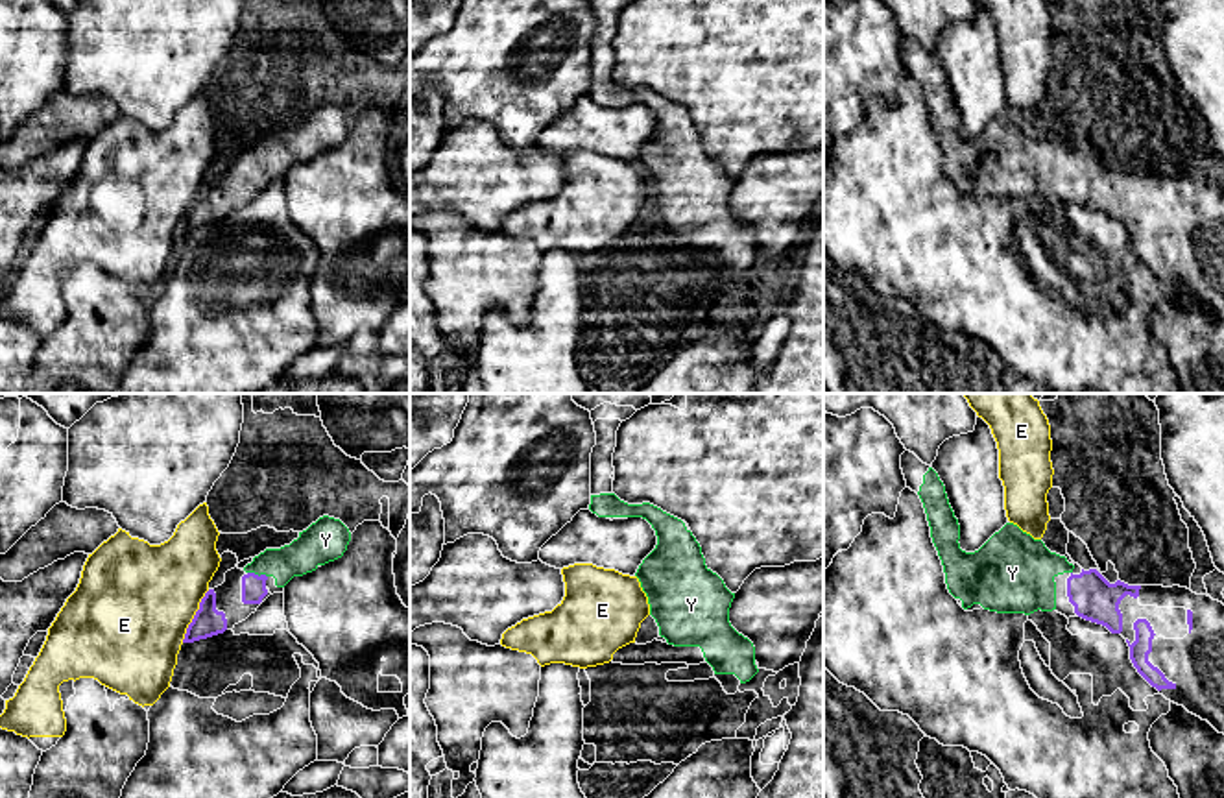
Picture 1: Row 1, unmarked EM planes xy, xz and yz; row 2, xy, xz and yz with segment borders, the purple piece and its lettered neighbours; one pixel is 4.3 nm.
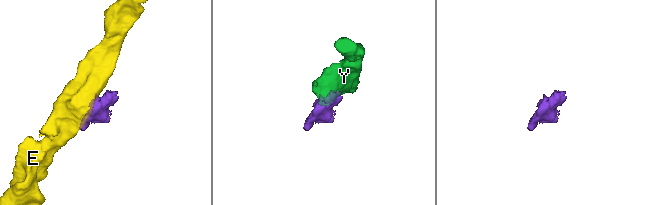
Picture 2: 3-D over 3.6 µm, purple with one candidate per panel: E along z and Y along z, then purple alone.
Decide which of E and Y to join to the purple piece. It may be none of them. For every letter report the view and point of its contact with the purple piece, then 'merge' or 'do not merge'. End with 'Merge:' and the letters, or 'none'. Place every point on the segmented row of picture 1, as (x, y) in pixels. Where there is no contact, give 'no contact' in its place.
E: xy (194, 616) | do not merge
Y: xy (257, 575) | merge
Merge: Y

